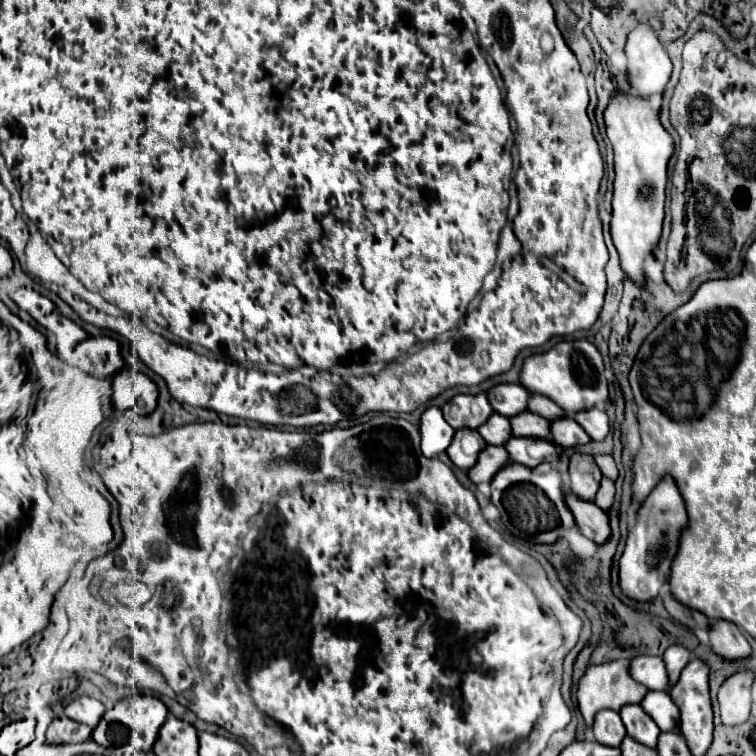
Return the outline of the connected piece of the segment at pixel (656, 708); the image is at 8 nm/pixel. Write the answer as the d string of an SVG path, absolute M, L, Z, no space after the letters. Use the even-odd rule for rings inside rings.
M649 691L643 701L641 707L645 709L645 713L657 723L657 727L661 731L671 731L671 733L681 733L679 731L679 709L677 705L671 701L669 693L663 691Z

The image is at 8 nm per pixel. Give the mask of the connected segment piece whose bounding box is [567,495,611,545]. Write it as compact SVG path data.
M567 495L567 503L575 517L577 527L587 539L591 539L597 545L603 545L609 541L611 527L609 527L609 517L605 511L601 511L595 503L577 499L575 495Z

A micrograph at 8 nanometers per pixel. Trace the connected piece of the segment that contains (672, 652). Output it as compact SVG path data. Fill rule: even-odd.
M671 645L665 653L663 653L663 661L665 661L665 667L667 667L667 673L669 673L669 687L673 687L683 671L683 667L689 663L689 649L683 647L683 645Z

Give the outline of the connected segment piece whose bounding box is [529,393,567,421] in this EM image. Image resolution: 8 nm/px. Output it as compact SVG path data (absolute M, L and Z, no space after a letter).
M539 393L531 395L531 399L529 399L529 411L539 413L541 417L545 417L549 421L555 421L555 419L561 419L561 417L567 415L555 401L551 401L549 397L539 395Z

